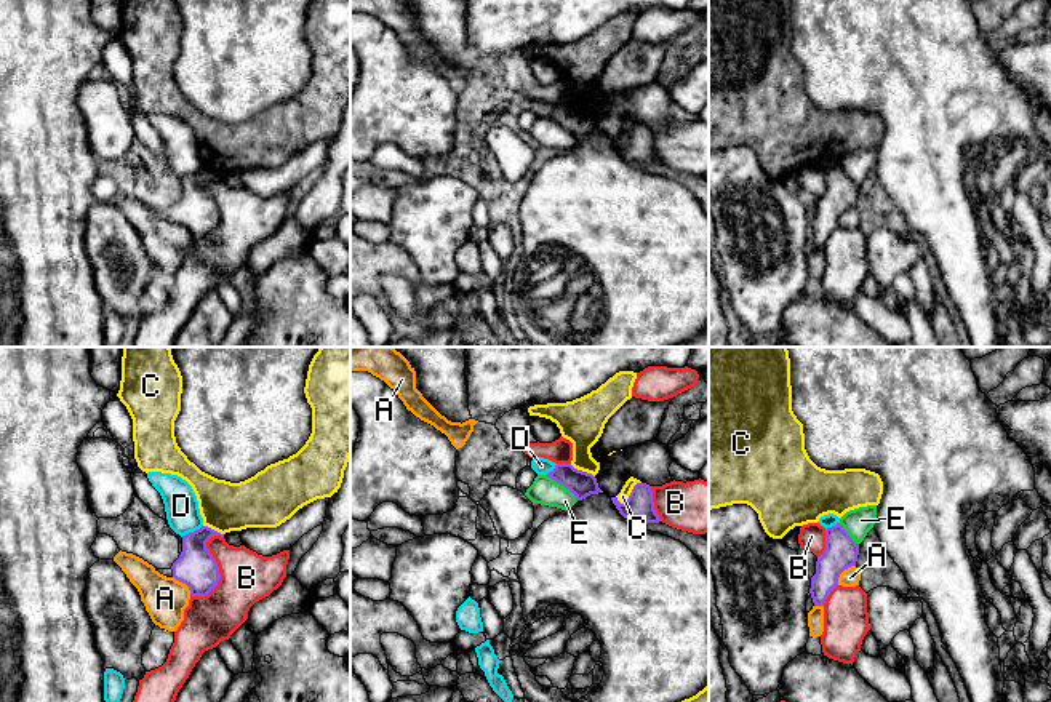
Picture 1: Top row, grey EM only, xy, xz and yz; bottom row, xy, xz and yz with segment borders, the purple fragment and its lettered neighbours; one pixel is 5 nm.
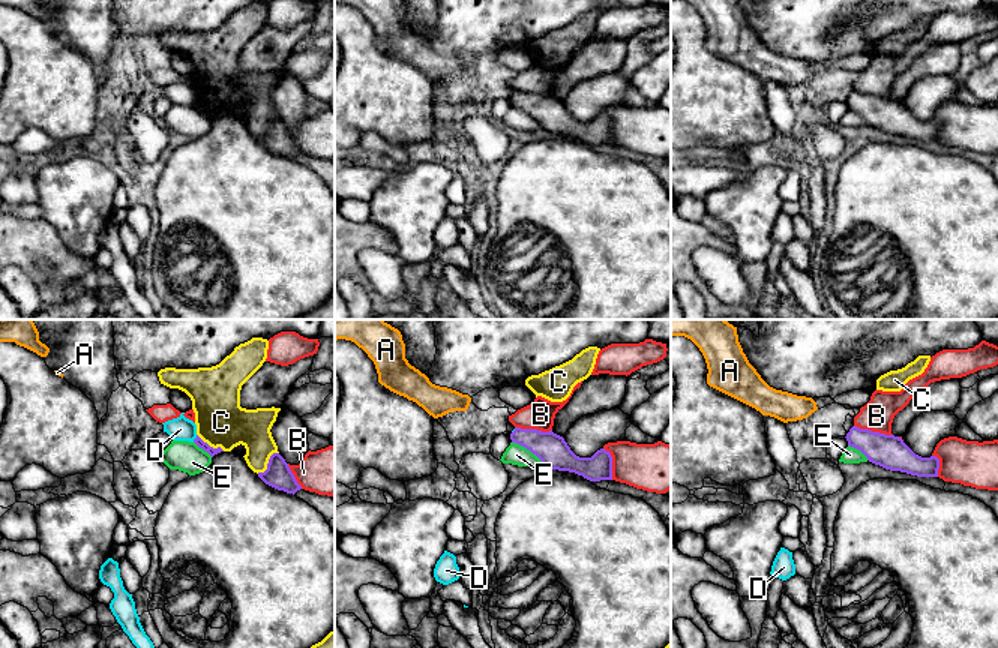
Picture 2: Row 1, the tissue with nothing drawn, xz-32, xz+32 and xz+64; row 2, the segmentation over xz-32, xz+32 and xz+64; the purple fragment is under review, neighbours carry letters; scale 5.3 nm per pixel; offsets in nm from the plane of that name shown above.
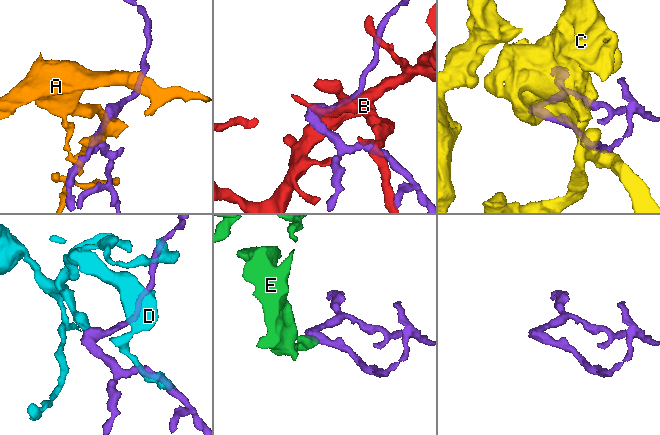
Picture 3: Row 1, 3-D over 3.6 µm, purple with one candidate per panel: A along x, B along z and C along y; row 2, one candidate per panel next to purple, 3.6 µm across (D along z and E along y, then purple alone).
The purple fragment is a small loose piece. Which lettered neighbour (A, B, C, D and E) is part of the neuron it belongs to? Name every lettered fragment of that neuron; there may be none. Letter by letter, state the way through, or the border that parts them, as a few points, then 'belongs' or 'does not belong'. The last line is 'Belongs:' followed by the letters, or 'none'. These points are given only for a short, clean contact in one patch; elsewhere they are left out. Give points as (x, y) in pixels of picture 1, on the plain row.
A: does not belong
B: does not belong
C: does not belong
D: border along xy (202, 167), (181, 178); does not belong
E: does not belong
Belongs: none

